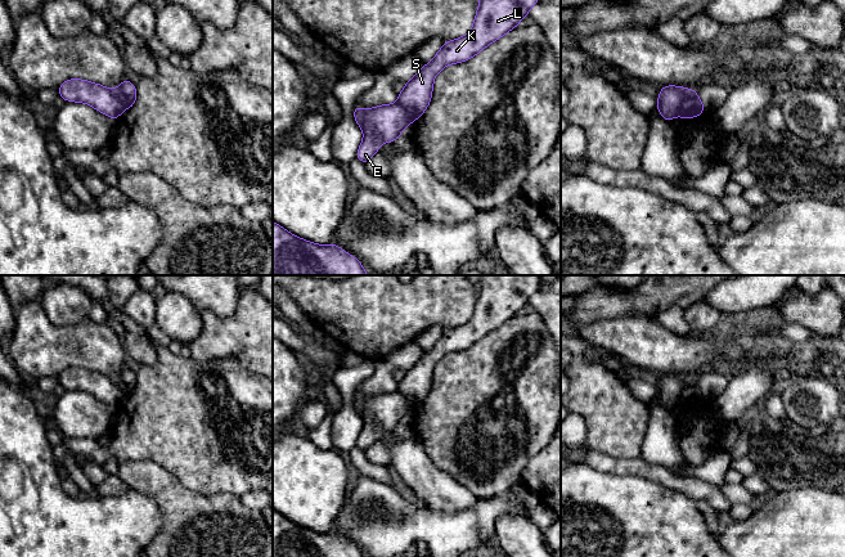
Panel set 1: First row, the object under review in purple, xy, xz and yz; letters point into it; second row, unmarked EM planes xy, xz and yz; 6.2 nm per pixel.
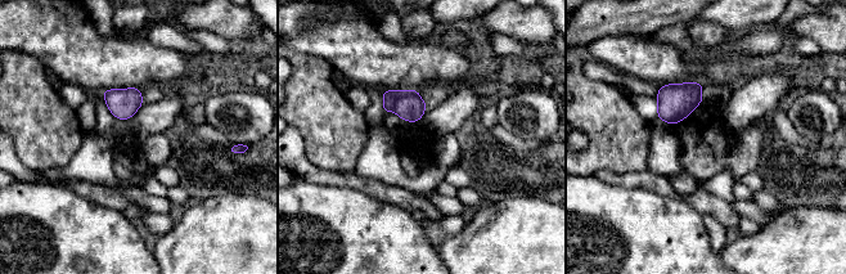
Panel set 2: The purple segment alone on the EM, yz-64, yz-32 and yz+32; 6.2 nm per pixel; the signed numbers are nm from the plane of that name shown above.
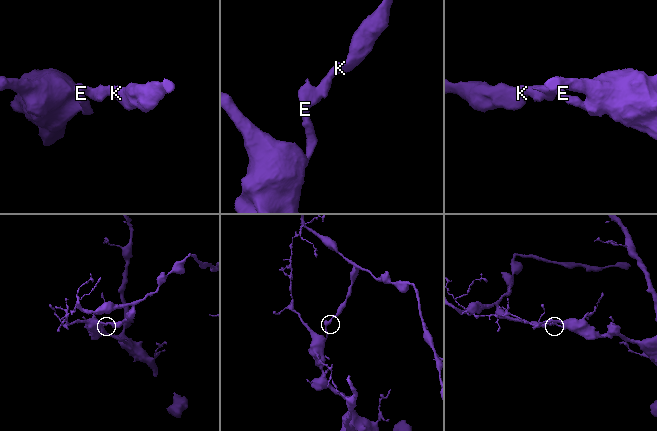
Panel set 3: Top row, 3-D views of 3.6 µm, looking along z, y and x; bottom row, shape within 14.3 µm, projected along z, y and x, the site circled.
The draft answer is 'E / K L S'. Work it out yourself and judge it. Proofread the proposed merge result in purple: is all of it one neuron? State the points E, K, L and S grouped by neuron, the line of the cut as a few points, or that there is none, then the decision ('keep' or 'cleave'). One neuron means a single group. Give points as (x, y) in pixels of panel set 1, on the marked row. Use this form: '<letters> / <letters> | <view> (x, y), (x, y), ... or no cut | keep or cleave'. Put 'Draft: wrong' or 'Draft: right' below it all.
E / K L S | yz (693, 90), (683, 102), (679, 115) | cleave
Draft: right

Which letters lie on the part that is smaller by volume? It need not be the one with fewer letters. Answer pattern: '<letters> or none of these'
K, L, S

